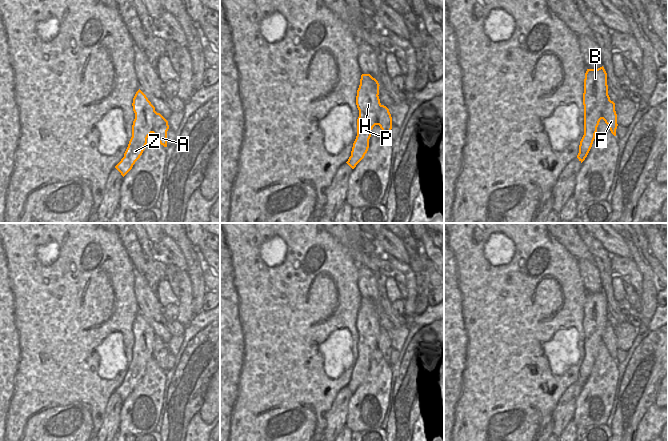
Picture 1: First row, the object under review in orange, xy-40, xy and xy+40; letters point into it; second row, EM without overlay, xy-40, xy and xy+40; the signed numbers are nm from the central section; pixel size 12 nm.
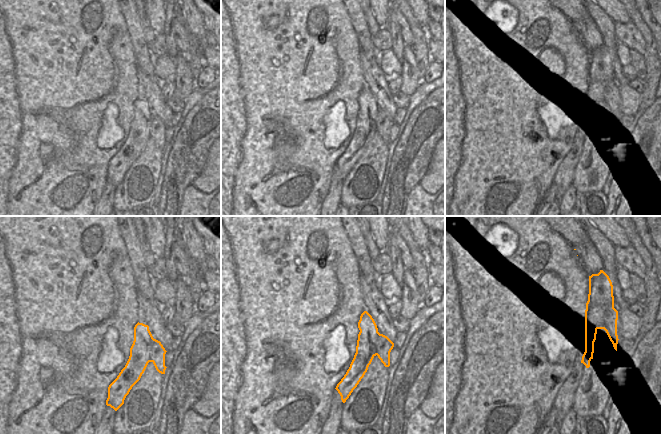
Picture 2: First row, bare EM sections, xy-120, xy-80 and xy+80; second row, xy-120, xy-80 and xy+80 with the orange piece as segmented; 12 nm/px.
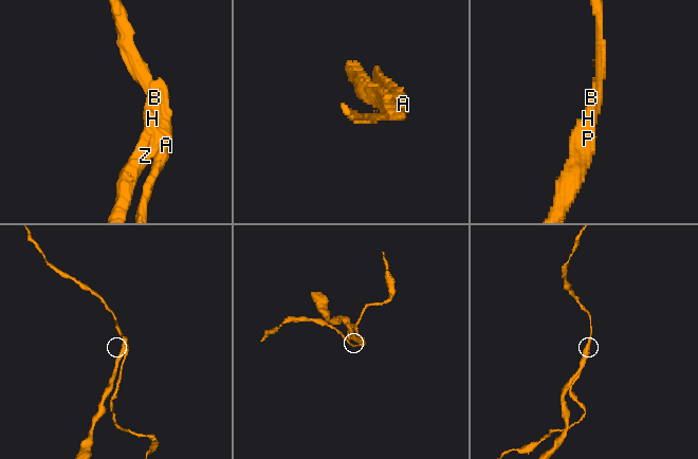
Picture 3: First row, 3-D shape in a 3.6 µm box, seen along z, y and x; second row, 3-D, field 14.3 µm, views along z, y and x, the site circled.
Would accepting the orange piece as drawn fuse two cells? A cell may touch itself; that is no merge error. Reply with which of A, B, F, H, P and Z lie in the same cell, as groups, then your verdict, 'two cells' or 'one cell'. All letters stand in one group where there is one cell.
A B F / H P Z | two cells

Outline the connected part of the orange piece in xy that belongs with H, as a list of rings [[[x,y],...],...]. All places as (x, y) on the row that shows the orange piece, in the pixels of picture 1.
[[[360,83],[357,90],[356,105],[359,110],[357,136],[353,143],[351,156],[346,162],[352,169],[364,158],[369,148],[371,130],[378,125],[381,103],[369,84]]]

